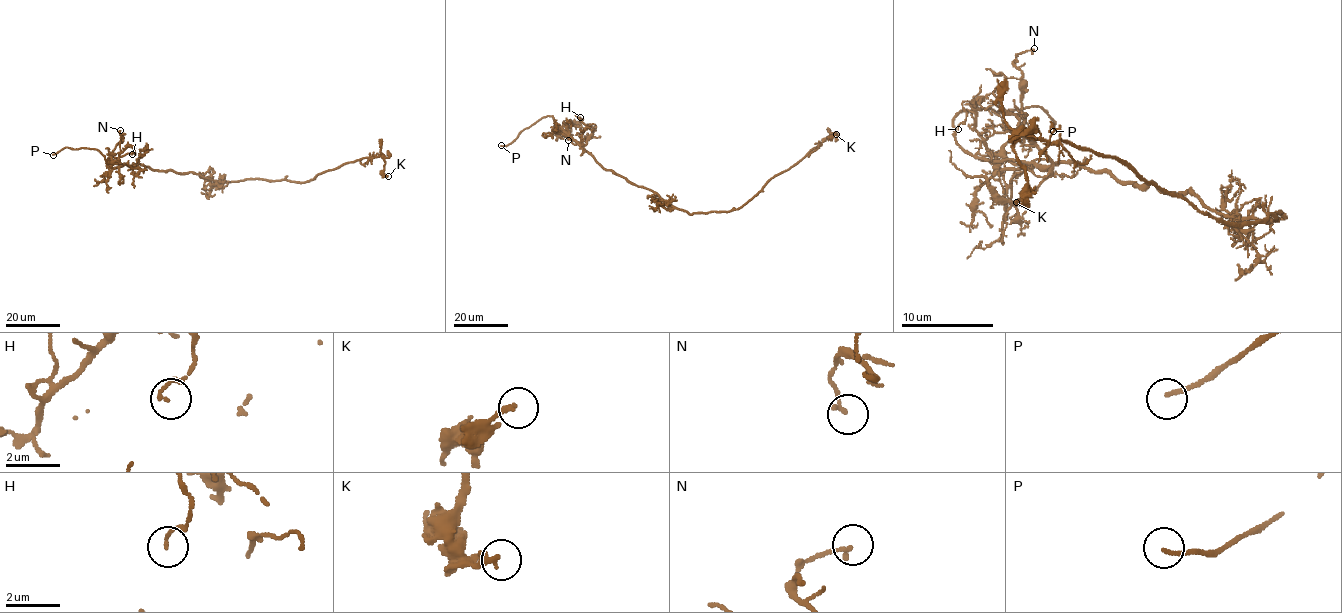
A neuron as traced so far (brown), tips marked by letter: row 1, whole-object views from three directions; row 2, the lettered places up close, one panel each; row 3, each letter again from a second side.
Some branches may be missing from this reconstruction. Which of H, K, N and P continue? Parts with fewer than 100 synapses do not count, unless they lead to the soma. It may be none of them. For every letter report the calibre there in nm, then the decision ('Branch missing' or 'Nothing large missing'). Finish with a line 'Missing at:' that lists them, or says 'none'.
H: Thickness 100 nm. Nothing large missing
K: Thickness 200 nm. Nothing large missing
N: Thickness 150 nm. Nothing large missing
P: Thickness 140 nm. Branch missing
Missing at: P

